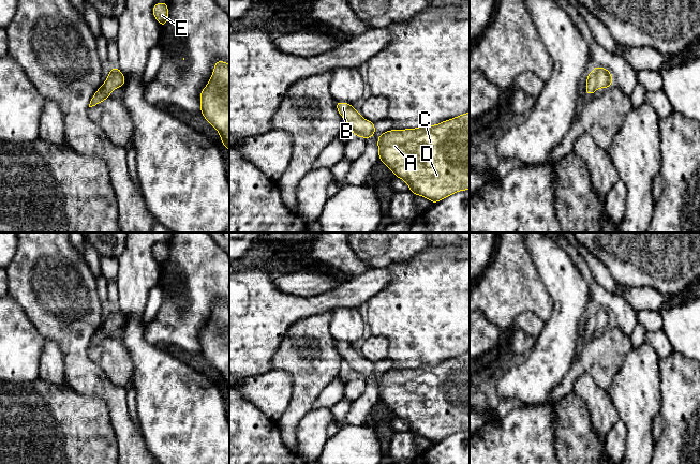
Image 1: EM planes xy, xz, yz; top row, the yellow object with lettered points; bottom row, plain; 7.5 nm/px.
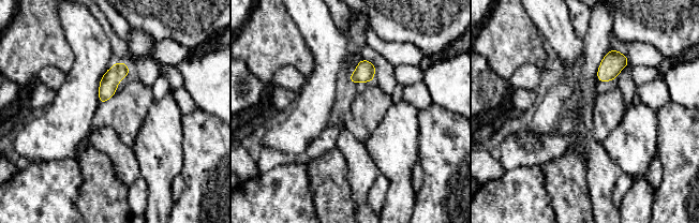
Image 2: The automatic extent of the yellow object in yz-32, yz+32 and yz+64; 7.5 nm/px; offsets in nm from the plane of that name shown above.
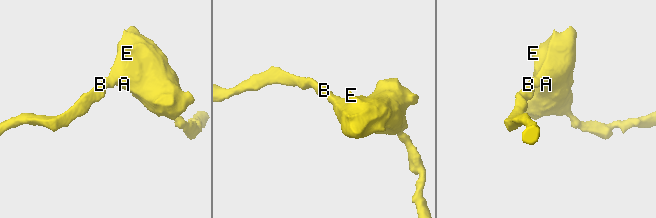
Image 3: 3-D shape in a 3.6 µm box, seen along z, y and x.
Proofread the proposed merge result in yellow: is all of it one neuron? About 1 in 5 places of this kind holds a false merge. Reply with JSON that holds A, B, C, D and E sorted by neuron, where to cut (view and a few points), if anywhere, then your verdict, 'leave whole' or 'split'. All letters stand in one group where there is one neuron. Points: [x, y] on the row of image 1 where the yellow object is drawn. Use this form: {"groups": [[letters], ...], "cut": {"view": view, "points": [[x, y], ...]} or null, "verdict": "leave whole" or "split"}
{"groups": [["A", "B", "C", "D", "E"]], "cut": null, "verdict": "leave whole"}

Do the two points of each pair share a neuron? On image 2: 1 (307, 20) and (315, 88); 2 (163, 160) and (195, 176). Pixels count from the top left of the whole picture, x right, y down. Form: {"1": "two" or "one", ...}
{"1": "one", "2": "two"}

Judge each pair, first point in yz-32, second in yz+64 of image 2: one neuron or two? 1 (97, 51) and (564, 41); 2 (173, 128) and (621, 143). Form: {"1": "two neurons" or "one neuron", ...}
{"1": "one neuron", "2": "one neuron"}

